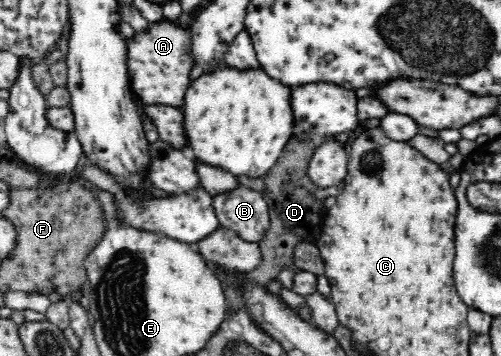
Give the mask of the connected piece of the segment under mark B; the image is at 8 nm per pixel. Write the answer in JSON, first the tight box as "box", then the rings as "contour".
{"box":[213,186,270,243],"contour":[[[239,186],[213,199],[223,227],[233,230],[243,241],[259,243],[270,228],[270,205],[263,193]]]}

